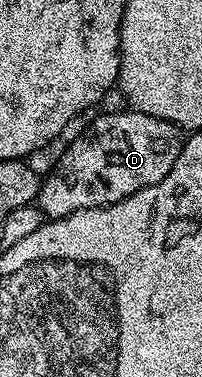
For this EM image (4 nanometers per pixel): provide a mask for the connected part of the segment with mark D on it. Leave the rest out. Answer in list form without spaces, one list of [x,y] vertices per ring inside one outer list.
[[[134,111],[127,113],[103,113],[91,121],[91,126],[80,137],[71,141],[71,146],[59,157],[59,162],[51,169],[48,177],[42,178],[39,186],[37,204],[43,211],[44,218],[54,219],[73,215],[82,209],[96,209],[99,205],[112,205],[124,201],[138,189],[146,185],[156,185],[169,175],[169,167],[179,158],[181,133],[165,119],[153,119],[153,115],[145,115]]]

